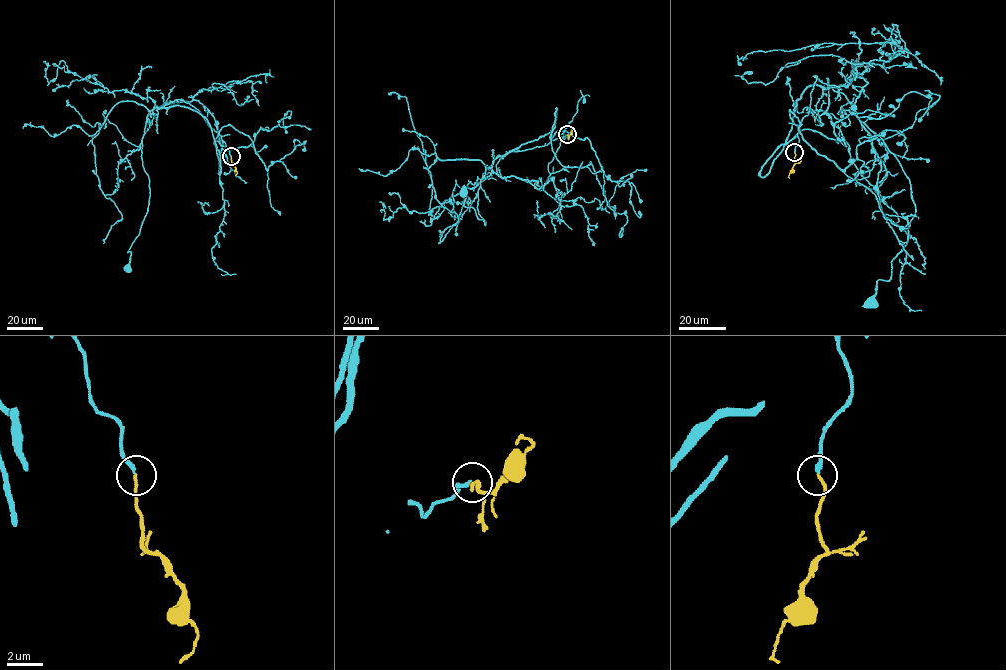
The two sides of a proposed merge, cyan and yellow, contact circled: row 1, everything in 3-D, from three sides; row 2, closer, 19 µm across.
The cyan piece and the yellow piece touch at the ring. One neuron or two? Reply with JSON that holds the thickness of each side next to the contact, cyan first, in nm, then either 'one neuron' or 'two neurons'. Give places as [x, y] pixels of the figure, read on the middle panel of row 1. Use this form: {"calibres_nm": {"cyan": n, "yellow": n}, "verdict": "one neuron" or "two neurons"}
{"calibres_nm": {"cyan": 220, "yellow": 150}, "verdict": "one neuron"}

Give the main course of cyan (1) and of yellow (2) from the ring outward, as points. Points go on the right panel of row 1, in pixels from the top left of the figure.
1: (794, 152), (817, 76), (846, 87), (838, 90), (909, 181), (907, 242), (870, 304)
2: (794, 153), (795, 163), (789, 178)

